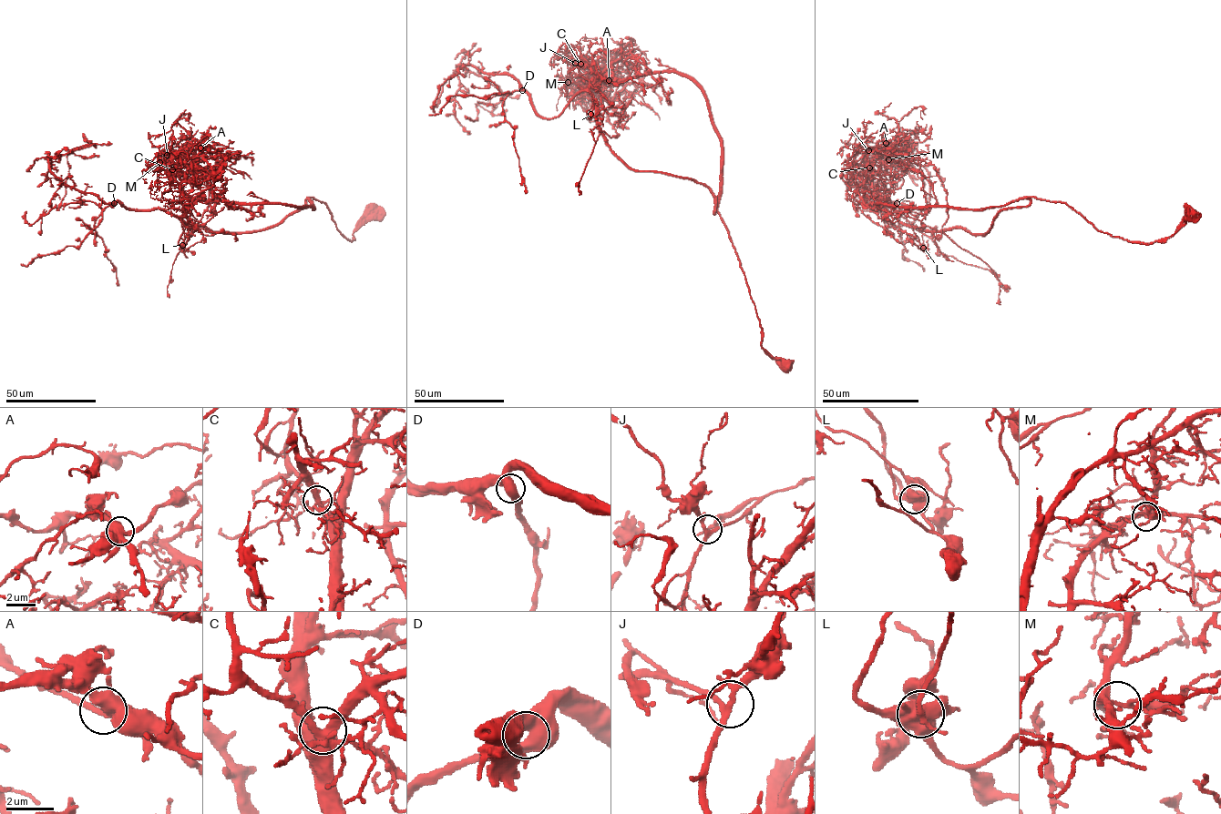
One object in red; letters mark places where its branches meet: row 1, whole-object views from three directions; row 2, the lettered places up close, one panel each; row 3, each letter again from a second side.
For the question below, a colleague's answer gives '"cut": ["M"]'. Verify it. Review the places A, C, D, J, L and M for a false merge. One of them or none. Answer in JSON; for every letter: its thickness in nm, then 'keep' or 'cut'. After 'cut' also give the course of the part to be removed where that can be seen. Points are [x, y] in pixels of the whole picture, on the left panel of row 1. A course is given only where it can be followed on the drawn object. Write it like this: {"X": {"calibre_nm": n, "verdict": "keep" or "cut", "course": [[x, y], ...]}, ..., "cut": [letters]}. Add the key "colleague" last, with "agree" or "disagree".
{"A": {"calibre_nm": 500, "verdict": "keep"}, "C": {"calibre_nm": 400, "verdict": "keep"}, "D": {"calibre_nm": 500, "verdict": "keep"}, "J": {"calibre_nm": 220, "verdict": "keep"}, "L": {"calibre_nm": 600, "verdict": "keep"}, "M": {"calibre_nm": 260, "verdict": "keep"}, "cut": [], "colleague": "disagree"}

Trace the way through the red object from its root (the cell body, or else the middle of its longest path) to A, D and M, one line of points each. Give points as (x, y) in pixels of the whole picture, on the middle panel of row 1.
A: (786, 363), (762, 347), (718, 210), (722, 145), (702, 90), (630, 53), (609, 80)
D: (786, 363), (762, 347), (713, 194), (687, 178), (630, 168), (605, 142), (587, 91), (545, 118), (522, 90)
M: (786, 363), (762, 347), (718, 210), (722, 145), (702, 90), (674, 72), (610, 82), (571, 73), (568, 82)

